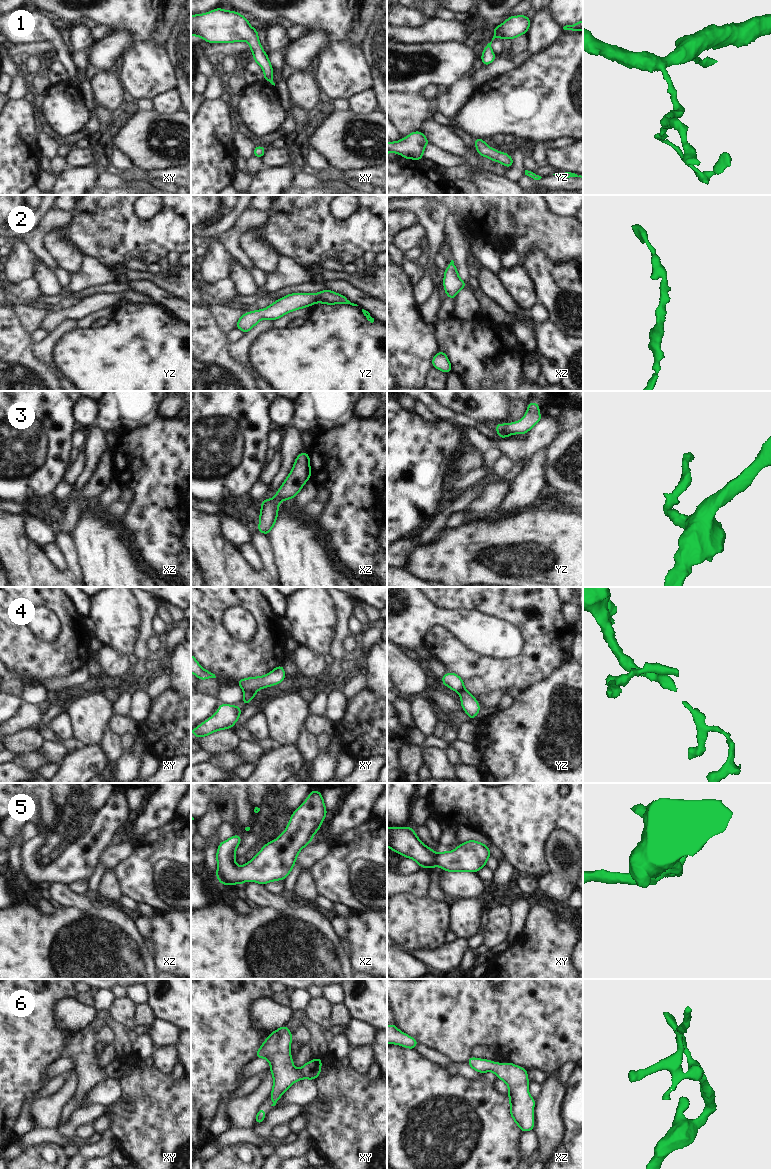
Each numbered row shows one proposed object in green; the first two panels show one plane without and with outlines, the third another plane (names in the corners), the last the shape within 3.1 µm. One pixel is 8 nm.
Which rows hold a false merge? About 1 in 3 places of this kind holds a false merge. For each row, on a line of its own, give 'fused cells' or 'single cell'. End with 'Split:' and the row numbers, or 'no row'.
1: single cell
2: single cell
3: single cell
4: fused cells
5: single cell
6: single cell
Split: 4

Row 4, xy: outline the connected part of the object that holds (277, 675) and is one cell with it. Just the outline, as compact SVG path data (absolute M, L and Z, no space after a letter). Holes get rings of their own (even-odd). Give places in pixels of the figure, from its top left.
M279 665L270 673L260 677L249 677L240 679L236 683L242 688L244 692L252 691L257 692L259 689L278 685L285 679L285 672L283 665Z

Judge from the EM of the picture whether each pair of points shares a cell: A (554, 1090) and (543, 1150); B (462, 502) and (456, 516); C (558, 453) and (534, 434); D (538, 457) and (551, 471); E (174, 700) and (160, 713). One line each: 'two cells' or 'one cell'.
A: one cell
B: two cells
C: two cells
D: two cells
E: one cell

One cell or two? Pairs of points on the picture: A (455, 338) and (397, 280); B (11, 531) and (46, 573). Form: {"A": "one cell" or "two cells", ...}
{"A": "two cells", "B": "one cell"}

